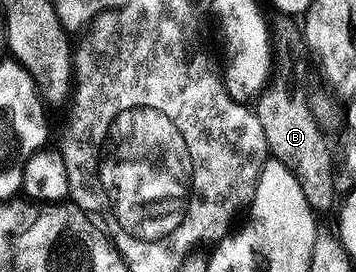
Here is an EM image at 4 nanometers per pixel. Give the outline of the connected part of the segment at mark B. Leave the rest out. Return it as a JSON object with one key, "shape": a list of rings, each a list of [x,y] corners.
{"shape":[[[279,17],[276,18],[276,23],[274,20],[273,23],[273,41],[275,44],[275,51],[277,54],[277,74],[274,76],[273,82],[264,90],[261,98],[258,98],[253,105],[253,110],[255,112],[255,116],[257,117],[257,121],[261,121],[261,129],[265,129],[265,141],[267,142],[267,149],[268,152],[274,158],[279,159],[282,161],[283,164],[288,167],[288,169],[291,170],[293,173],[293,177],[297,177],[297,181],[301,185],[301,193],[305,193],[305,201],[309,201],[309,205],[311,206],[312,211],[316,213],[322,213],[322,211],[327,211],[336,206],[337,203],[337,195],[335,199],[335,163],[337,167],[337,159],[335,156],[335,159],[333,156],[331,156],[331,143],[329,140],[327,140],[327,135],[325,132],[323,132],[323,127],[321,124],[319,124],[319,119],[317,116],[315,116],[315,111],[313,108],[311,108],[311,99],[309,96],[307,96],[307,67],[309,71],[309,63],[308,63],[308,49],[307,44],[303,41],[303,29],[302,26],[294,18],[291,17]]]}

